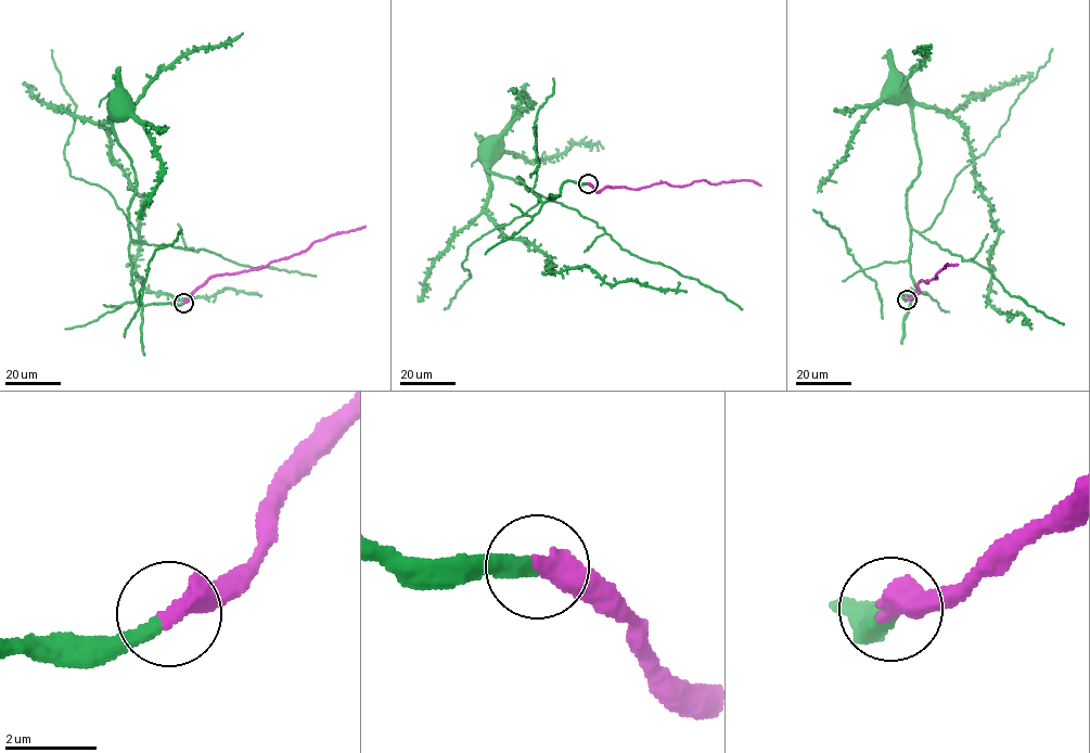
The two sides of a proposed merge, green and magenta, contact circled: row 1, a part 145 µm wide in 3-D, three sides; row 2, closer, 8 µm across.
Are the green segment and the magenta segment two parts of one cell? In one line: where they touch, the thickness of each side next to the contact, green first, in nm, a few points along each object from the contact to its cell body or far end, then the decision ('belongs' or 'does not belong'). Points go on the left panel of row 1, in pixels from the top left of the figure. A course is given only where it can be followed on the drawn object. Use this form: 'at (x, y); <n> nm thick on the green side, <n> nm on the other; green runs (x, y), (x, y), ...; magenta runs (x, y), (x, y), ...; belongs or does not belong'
at (183, 303); 280 nm thick on the green side, 500 nm on the other; green runs (183, 303), (136, 298), (135, 173), (110, 117), (113, 160), (144, 202), (135, 277), (178, 298), (261, 295); magenta runs (184, 303), (213, 277), (260, 268), (273, 260), (305, 251), (315, 241), (366, 226); belongs

